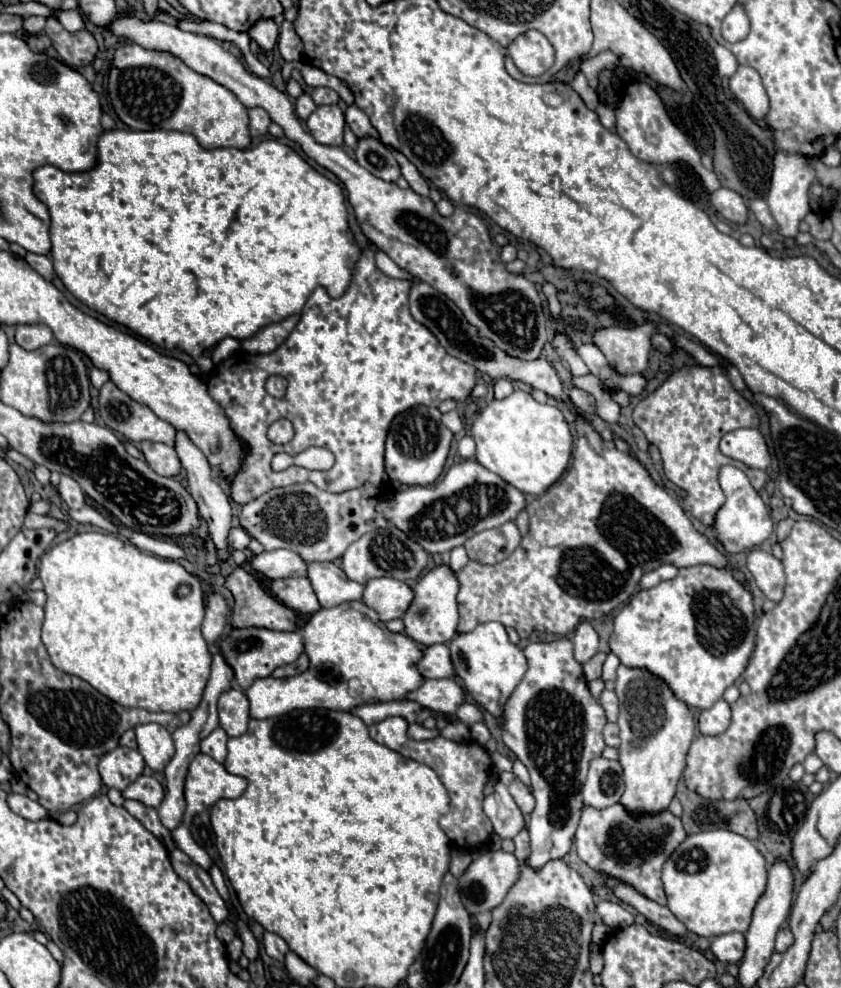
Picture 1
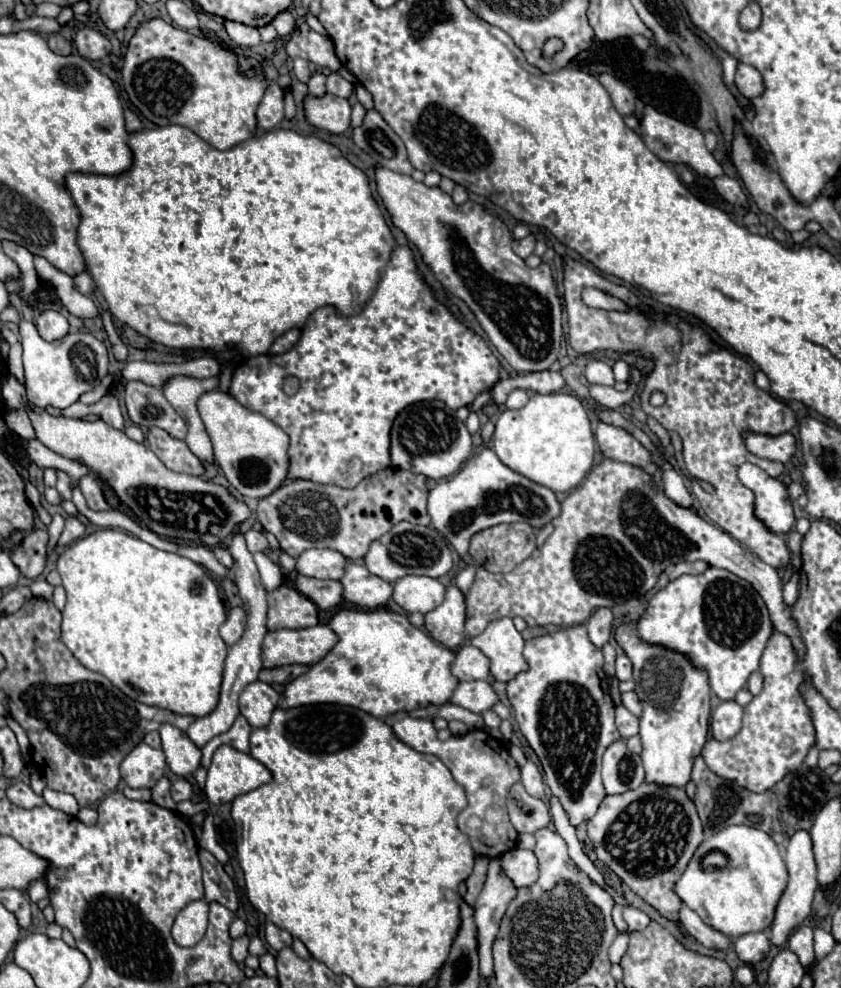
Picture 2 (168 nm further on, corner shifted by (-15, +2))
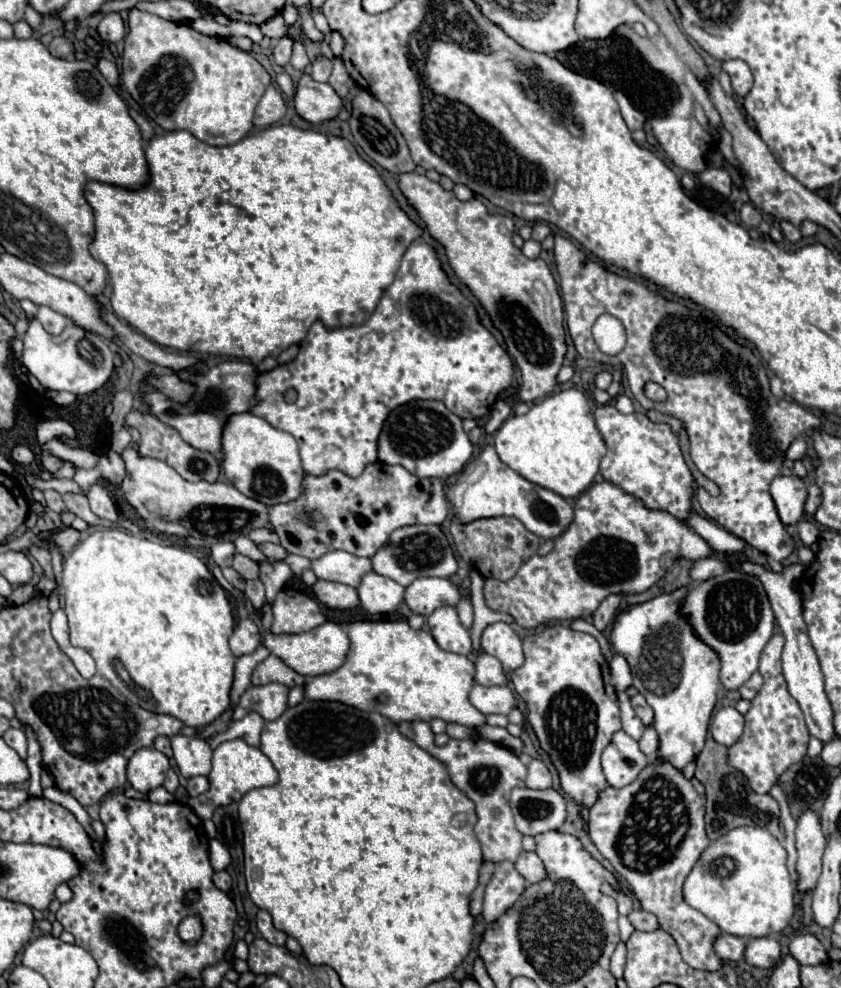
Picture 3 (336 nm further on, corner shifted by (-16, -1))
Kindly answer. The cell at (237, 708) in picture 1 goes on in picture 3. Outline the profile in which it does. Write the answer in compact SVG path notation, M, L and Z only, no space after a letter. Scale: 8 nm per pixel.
M272 682L272 684L266 684L266 686L250 686L240 696L236 710L238 712L258 712L258 714L262 714L264 720L276 720L288 708L288 690L290 690L288 686L278 684L278 682Z

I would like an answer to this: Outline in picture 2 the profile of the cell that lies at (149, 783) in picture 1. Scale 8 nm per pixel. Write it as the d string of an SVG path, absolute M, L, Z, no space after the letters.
M177 779L171 783L171 795L173 795L173 801L175 803L181 803L185 799L191 799L193 795L193 787L191 783L187 783L185 779Z

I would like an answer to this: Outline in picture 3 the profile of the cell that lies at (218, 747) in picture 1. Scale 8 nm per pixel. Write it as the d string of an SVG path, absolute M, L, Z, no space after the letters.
M250 712L250 714L244 716L242 720L232 722L226 732L216 734L216 736L210 740L210 746L216 748L220 742L234 740L234 738L244 738L250 746L258 746L258 744L260 744L262 726L264 726L264 718L262 718L258 712Z

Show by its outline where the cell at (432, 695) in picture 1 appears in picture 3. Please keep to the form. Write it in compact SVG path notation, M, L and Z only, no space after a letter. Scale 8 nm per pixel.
M474 684L470 692L470 702L482 714L504 714L508 716L510 710L516 708L514 692L508 686L480 686Z

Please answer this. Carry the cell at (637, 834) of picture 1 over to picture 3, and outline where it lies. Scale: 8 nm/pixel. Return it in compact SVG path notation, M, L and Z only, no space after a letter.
M650 760L632 784L624 788L606 786L600 792L596 804L590 808L590 838L630 884L642 910L652 912L660 928L676 940L688 966L718 970L724 964L712 948L712 940L722 930L704 914L690 908L682 896L686 876L710 844L704 830L704 786L696 778L684 778L668 760Z

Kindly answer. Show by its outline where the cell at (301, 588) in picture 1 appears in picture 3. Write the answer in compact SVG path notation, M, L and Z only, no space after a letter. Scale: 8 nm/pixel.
M318 580L312 586L316 598L326 604L328 608L340 608L340 610L350 610L360 604L358 592L352 586L338 584L338 582L328 582L328 580Z

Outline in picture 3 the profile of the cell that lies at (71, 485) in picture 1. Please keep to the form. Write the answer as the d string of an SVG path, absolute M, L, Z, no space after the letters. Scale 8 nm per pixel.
M94 484L88 492L88 500L90 500L90 508L98 518L116 522L118 520L118 512L114 508L114 502L110 498L110 494L104 490L102 484Z

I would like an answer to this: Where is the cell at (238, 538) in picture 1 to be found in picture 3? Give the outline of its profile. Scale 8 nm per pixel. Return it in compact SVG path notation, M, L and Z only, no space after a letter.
M264 542L260 544L260 550L270 558L270 560L284 560L288 556L286 548L280 544L272 544L272 542Z

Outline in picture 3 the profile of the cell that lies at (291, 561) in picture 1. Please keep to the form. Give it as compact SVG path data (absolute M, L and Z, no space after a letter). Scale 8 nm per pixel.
M334 550L312 562L312 570L318 578L330 582L342 582L348 586L358 586L362 576L372 570L370 558L352 556L344 550Z

